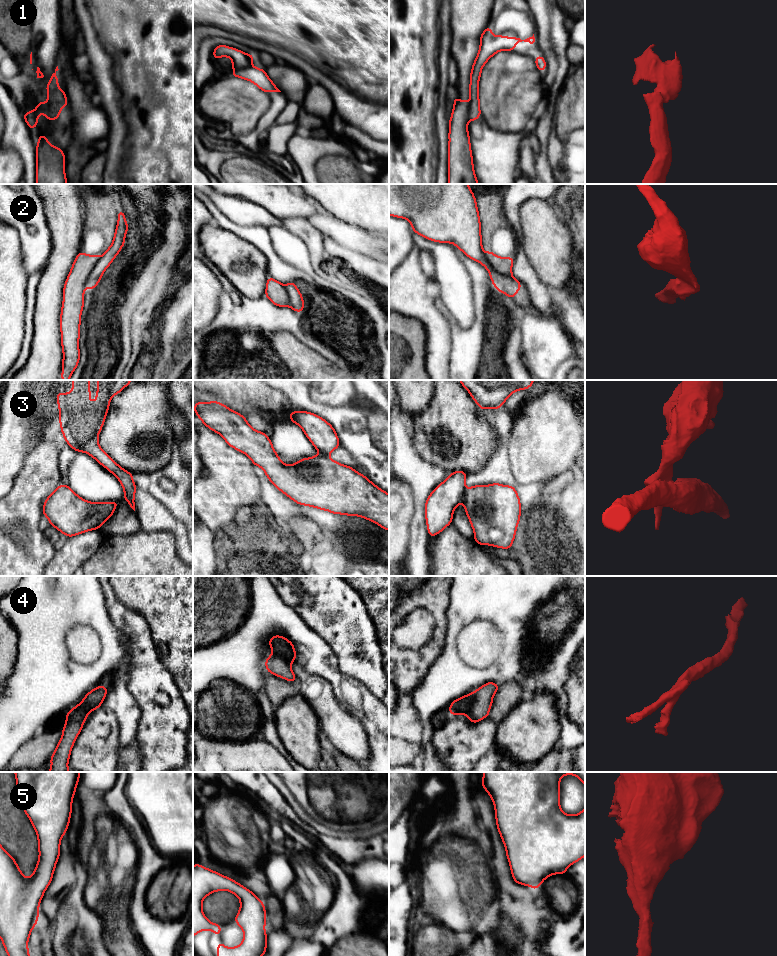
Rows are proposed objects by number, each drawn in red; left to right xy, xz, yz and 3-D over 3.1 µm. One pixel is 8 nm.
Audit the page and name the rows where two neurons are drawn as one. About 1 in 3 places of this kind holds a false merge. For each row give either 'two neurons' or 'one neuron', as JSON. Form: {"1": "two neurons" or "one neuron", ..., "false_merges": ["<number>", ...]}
{"1": "two neurons", "2": "two neurons", "3": "two neurons", "4": "two neurons", "5": "one neuron", "false_merges": ["1", "2", "3", "4"]}

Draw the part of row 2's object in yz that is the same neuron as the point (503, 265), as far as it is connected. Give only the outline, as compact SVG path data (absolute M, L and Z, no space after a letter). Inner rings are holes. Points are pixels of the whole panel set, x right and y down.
M491 250L488 253L484 252L484 254L487 258L487 261L499 274L512 274L512 264L514 262L513 257L498 257Z

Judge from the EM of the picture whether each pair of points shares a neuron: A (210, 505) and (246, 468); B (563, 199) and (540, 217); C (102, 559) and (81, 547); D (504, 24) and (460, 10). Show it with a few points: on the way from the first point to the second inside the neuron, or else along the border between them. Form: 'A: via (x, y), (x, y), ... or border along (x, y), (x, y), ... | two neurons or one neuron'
A: via (218, 496), (237, 477) | one neuron
B: border along (550, 202), (557, 209) | two neurons
C: border along (104, 536), (100, 546), (81, 565) | two neurons
D: border along (492, 13), (486, 26) | two neurons

